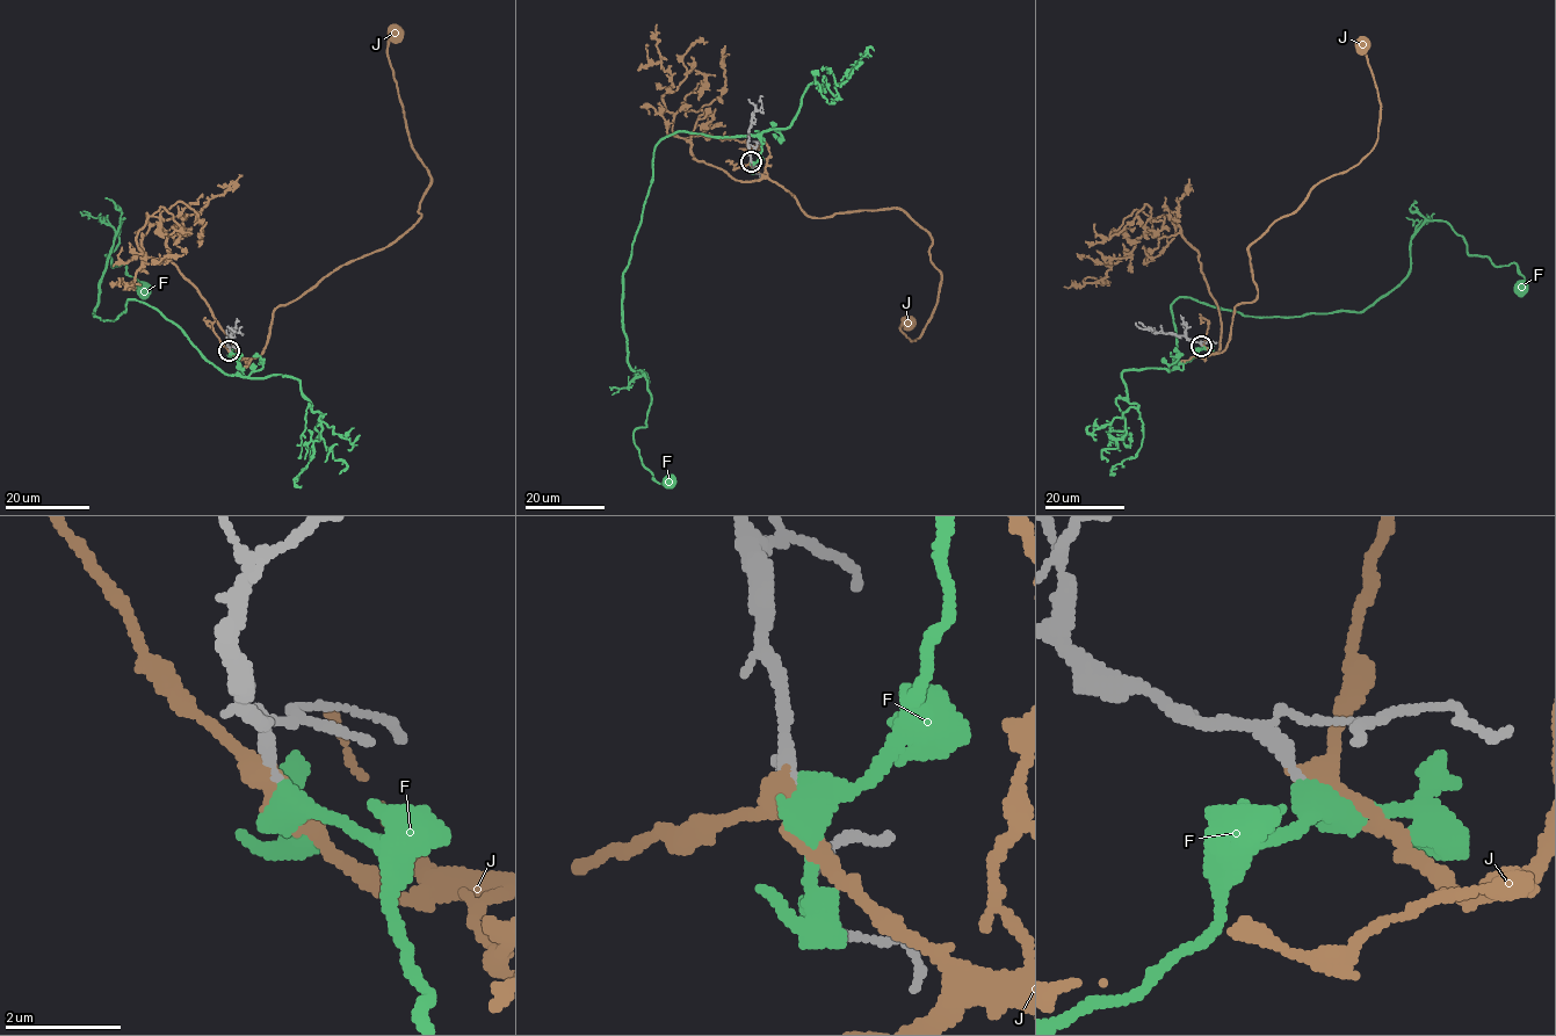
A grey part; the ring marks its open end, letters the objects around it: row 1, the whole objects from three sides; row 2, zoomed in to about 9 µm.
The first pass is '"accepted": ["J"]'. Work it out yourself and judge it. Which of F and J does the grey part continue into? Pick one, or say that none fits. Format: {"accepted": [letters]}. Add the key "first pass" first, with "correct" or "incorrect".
{"first pass": "correct", "accepted": ["J"]}

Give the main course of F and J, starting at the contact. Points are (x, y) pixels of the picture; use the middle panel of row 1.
F: (752, 161), (755, 136), (680, 131), (655, 147), (622, 323), (651, 395), (634, 443), (670, 482)
J: (751, 161), (811, 217), (899, 208), (931, 236), (936, 304), (918, 338), (905, 323)

